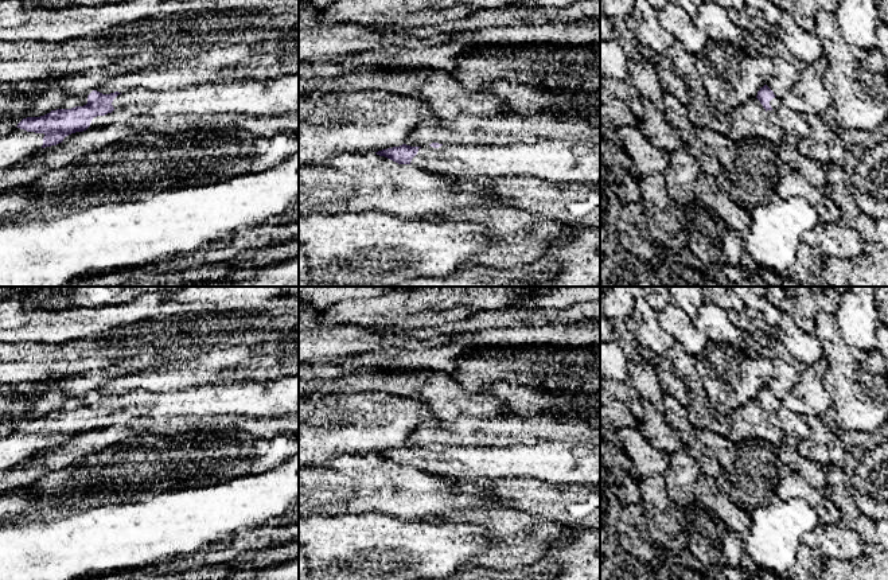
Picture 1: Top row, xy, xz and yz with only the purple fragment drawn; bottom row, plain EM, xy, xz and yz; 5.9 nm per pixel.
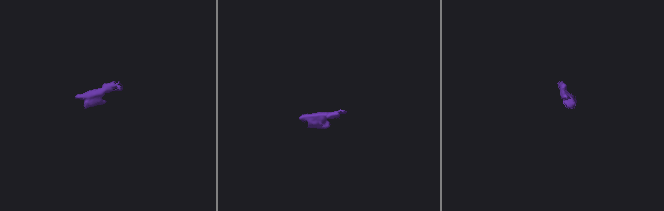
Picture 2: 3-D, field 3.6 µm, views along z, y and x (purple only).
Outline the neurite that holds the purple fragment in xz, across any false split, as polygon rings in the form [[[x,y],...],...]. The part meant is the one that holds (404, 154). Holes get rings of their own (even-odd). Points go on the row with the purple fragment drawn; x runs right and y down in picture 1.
[[[542,139],[534,144],[505,147],[402,144],[375,153],[398,164],[413,164],[427,172],[468,182],[480,178],[600,182],[600,144],[589,140]]]

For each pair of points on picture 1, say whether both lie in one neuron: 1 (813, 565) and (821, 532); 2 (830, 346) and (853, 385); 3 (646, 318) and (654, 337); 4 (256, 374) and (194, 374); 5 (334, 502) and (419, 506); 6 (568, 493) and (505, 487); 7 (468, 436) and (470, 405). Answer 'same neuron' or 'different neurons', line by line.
1: different neurons
2: same neuron
3: same neuron
4: different neurons
5: same neuron
6: same neuron
7: different neurons

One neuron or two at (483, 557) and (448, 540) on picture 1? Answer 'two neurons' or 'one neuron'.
two neurons

